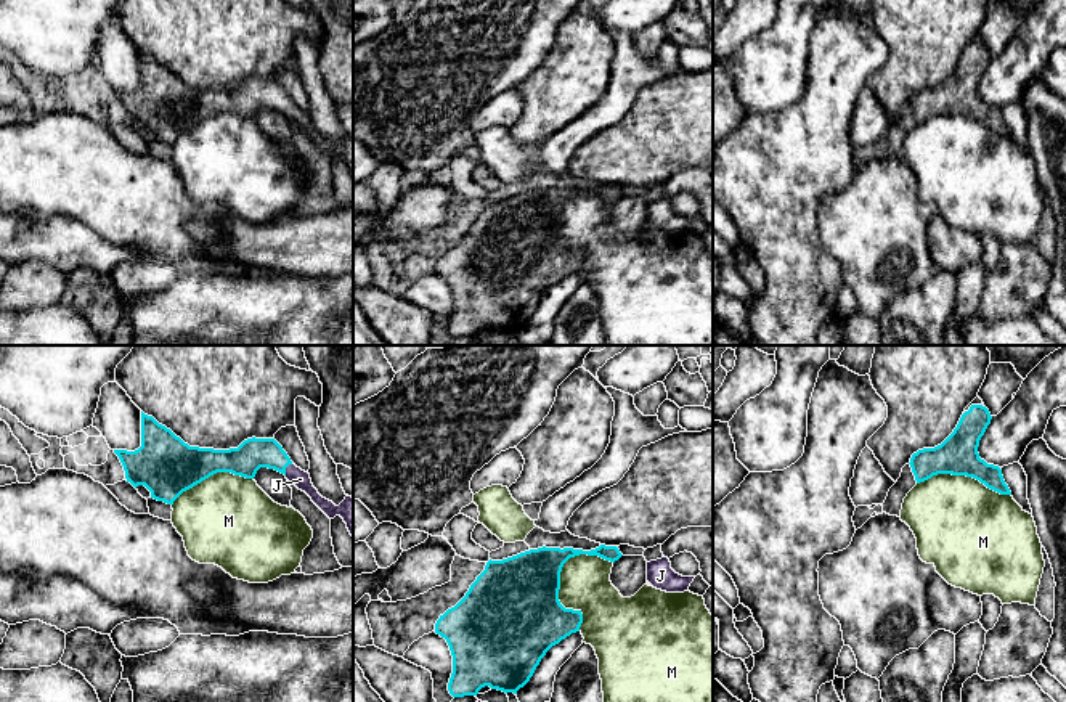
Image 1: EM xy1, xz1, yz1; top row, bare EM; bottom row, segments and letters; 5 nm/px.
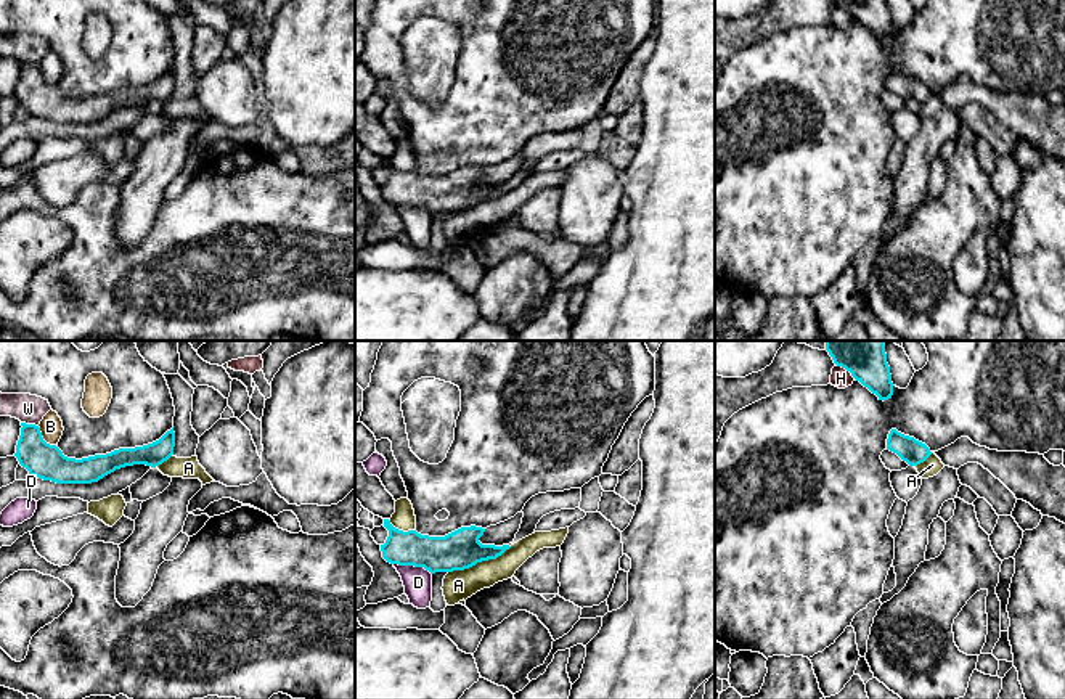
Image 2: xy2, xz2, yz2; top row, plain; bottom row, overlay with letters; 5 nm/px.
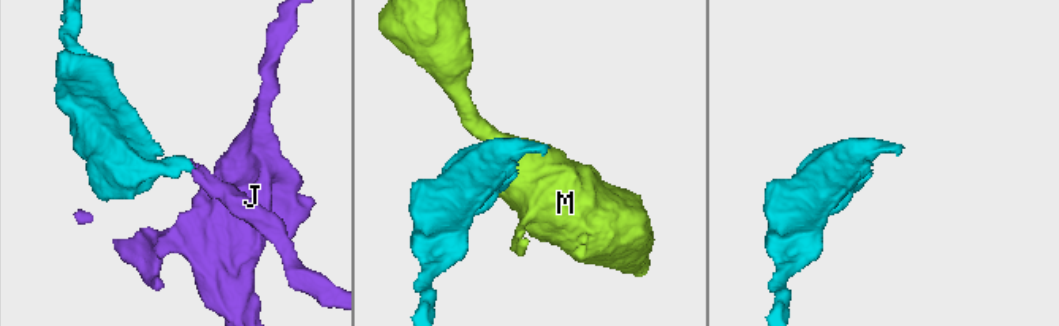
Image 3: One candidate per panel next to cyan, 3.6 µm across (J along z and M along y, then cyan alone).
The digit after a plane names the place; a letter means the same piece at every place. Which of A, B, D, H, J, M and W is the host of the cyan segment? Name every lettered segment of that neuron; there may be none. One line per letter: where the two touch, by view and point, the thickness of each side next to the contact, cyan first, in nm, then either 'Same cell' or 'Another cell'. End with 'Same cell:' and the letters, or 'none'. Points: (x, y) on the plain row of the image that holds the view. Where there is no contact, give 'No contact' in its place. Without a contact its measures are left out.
A: Touches cyan at xz2 (479, 201). Thickness 200 nm (cyan) against 150 nm. Another cell
B: Touches cyan at xy2 (42, 79). Thickness 180 nm (cyan) against 110 nm. Another cell
D: Touches cyan at xz2 (413, 204). Thickness 200 nm (cyan) against 140 nm. Another cell
H: Touches cyan at yz2 (845, 8). Thickness 150 nm (cyan) against 100 nm. Another cell
J: Touches cyan at xy1 (286, 106). Thickness 160 nm (cyan) against 90 nm. Same cell
M: Touches cyan at xz1 (559, 225). Thickness 460 nm (cyan) against 260 nm. Another cell
W: Touches cyan at xy2 (29, 65). Thickness 180 nm (cyan) against 150 nm. Another cell
Same cell: J

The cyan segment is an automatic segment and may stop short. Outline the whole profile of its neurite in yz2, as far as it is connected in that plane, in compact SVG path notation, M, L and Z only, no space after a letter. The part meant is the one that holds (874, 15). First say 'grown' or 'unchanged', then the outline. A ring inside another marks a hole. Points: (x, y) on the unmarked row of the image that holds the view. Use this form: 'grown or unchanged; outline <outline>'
unchanged; outline M834 0L834 3L850 11L879 40L892 39L893 22L887 0Z

